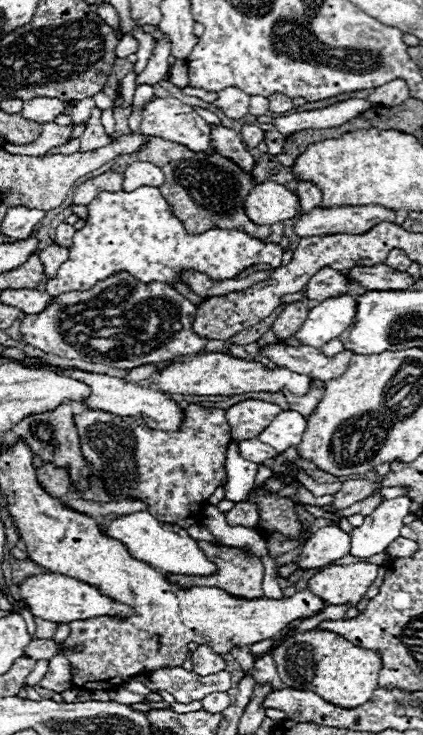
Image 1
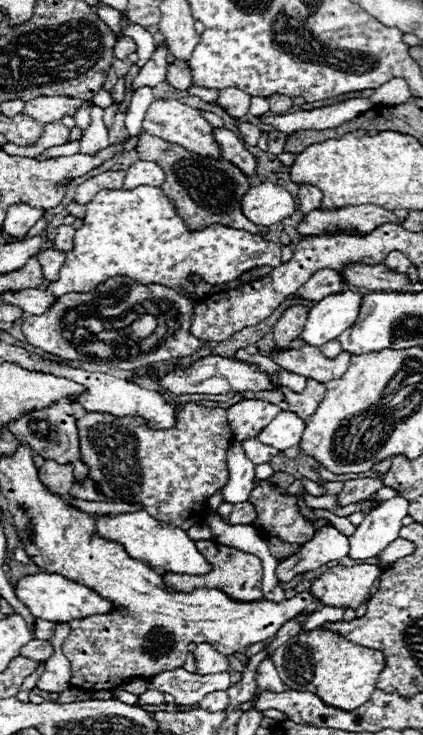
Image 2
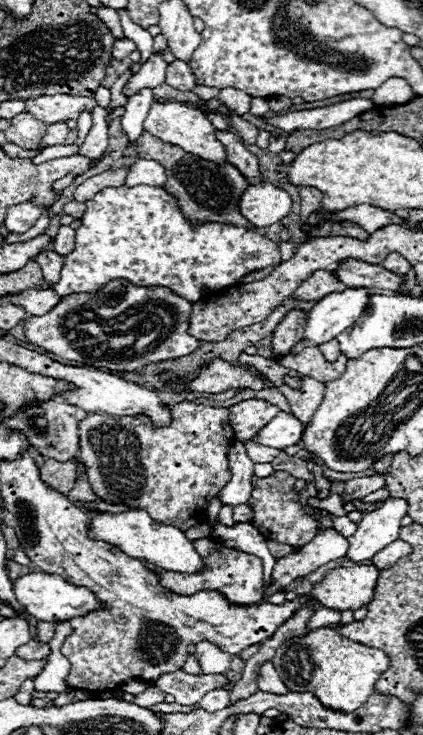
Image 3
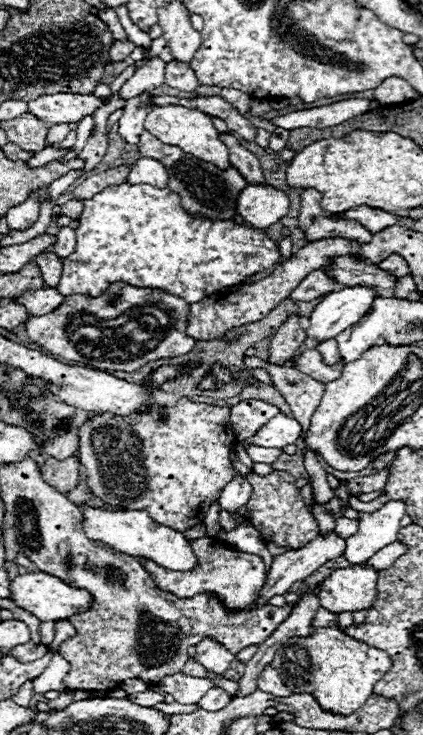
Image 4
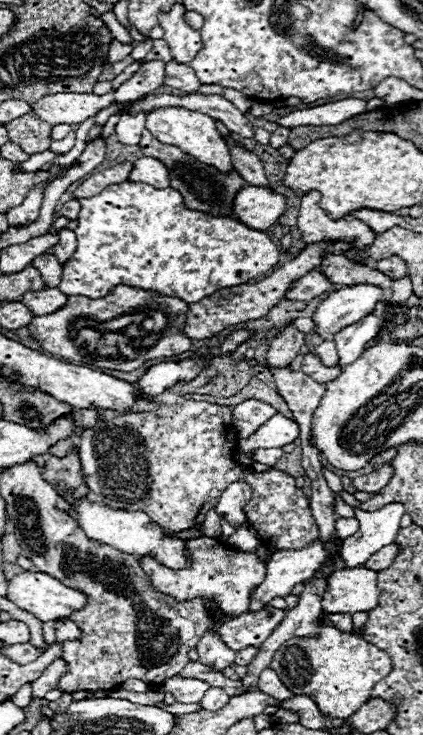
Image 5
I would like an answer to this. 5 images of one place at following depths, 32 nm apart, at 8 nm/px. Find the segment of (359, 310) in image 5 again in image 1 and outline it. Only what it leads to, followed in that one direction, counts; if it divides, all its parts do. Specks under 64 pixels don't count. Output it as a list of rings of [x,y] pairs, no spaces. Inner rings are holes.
[[[342,294],[322,300],[316,308],[310,308],[306,322],[302,324],[296,338],[302,344],[322,348],[332,338],[338,338],[356,318],[358,296]]]

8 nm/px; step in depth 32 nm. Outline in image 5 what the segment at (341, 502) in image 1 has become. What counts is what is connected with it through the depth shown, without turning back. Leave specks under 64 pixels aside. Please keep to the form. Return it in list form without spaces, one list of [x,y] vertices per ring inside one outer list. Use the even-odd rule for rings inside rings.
[[[384,464],[384,466],[380,466],[378,470],[374,470],[372,474],[358,476],[358,478],[354,478],[352,482],[354,482],[354,486],[356,486],[358,490],[362,490],[362,492],[378,492],[380,488],[384,488],[384,486],[390,482],[392,472],[394,472],[392,464]]]

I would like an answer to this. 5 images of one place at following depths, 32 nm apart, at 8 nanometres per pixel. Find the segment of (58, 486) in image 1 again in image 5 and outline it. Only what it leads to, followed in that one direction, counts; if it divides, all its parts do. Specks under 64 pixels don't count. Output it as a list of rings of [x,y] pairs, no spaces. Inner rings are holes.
[[[74,448],[68,456],[64,458],[56,458],[56,456],[48,456],[46,466],[42,468],[42,476],[44,480],[48,480],[48,484],[52,486],[72,486],[78,488],[80,484],[84,484],[82,478],[82,466],[80,466],[80,456],[78,456],[78,448]]]

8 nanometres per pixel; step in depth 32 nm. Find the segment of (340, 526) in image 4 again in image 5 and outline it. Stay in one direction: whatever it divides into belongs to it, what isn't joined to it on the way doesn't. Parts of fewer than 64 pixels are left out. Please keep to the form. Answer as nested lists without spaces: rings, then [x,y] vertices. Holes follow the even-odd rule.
[[[339,518],[335,525],[337,536],[340,539],[355,534],[359,529],[359,523],[355,518]]]

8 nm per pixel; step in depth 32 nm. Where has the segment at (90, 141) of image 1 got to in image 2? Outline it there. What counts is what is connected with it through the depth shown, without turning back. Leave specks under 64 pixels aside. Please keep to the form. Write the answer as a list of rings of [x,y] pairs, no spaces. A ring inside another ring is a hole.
[[[94,106],[92,108],[92,124],[90,124],[90,128],[86,130],[86,134],[80,140],[80,152],[82,154],[96,154],[96,152],[110,146],[108,128],[104,126],[102,116],[104,116],[104,110]]]

